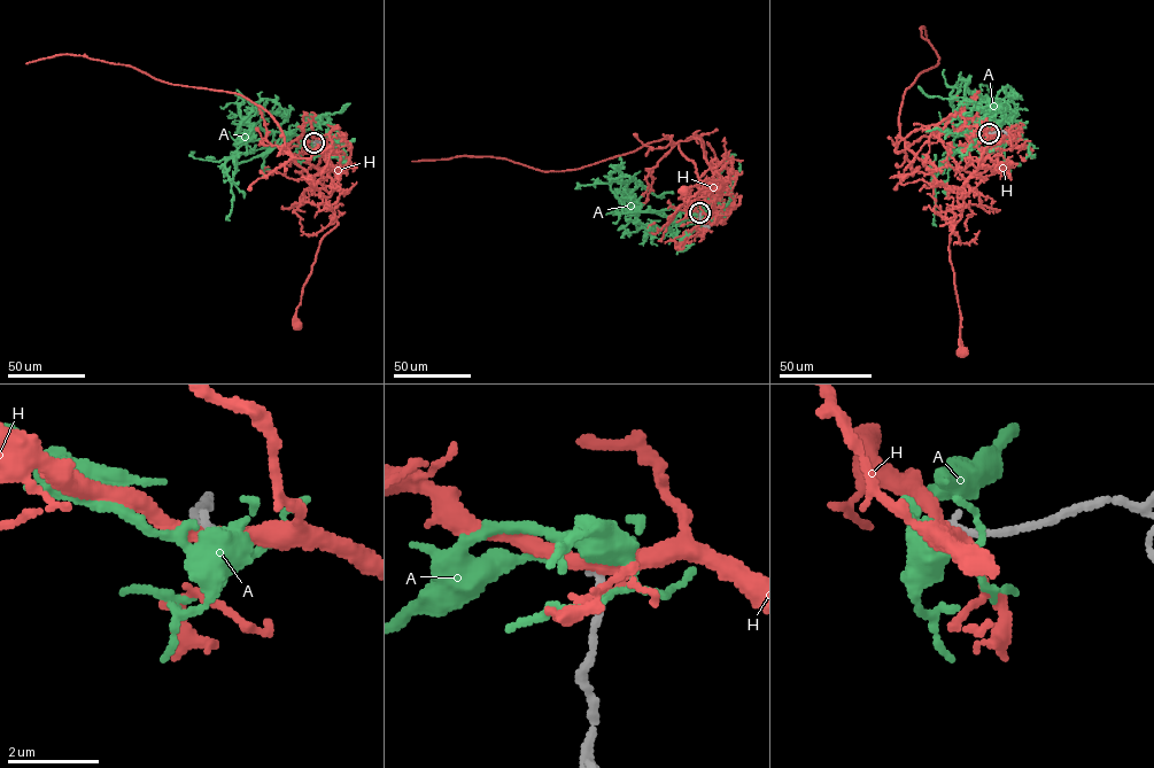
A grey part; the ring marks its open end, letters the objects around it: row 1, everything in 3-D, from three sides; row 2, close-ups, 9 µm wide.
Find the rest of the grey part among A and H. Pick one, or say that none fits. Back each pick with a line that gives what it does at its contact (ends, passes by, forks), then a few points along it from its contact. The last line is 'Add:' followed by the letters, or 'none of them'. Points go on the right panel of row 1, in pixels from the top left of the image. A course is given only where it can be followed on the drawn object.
A: It forks there. Its course: (989, 133), (1003, 121), (992, 122), (990, 157), (951, 105), (950, 93), (959, 79), (968, 80), (966, 102)
Add: A

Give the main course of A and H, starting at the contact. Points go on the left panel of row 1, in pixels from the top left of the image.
A: (314, 142), (288, 132), (268, 150), (238, 163), (238, 130), (261, 98), (276, 102), (286, 117)
H: (314, 142), (325, 147), (323, 155), (333, 185), (326, 204), (338, 224), (319, 242), (296, 309), (296, 325)

